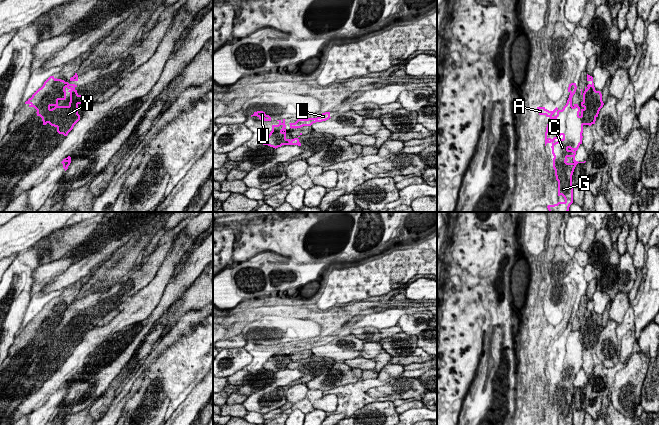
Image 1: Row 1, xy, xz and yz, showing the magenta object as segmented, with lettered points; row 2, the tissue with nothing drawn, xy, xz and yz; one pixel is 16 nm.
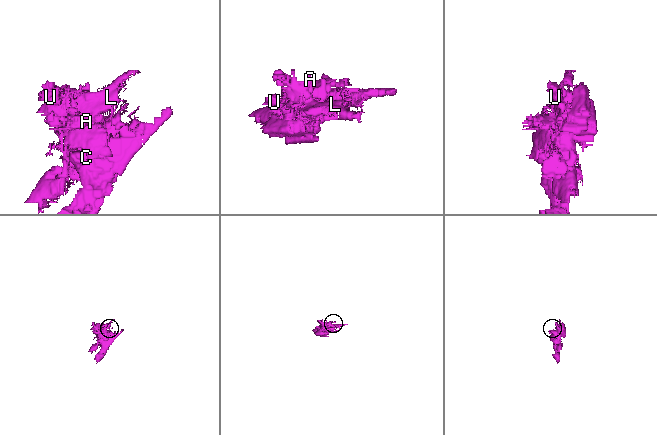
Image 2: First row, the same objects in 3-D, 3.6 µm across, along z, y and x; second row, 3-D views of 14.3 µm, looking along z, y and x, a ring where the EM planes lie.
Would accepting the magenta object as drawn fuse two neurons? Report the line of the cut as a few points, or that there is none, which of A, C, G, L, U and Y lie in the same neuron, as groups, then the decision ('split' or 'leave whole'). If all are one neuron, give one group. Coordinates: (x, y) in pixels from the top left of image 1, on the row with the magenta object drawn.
cut none; groups A C G L U Y; leave whole

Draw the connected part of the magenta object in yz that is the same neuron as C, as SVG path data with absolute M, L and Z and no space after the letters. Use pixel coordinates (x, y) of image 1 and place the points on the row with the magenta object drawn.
M587 74L587 81L592 83L585 87L584 92L581 89L582 109L578 104L572 104L572 97L577 89L576 83L569 84L570 95L562 110L556 107L553 111L549 111L545 107L537 107L539 115L550 118L545 132L545 146L547 143L552 144L558 196L562 195L565 199L564 202L548 205L549 212L569 211L573 203L572 175L574 169L578 163L586 162L575 160L576 151L582 144L583 126L595 124L599 111L604 105L601 92L595 90L593 77Z

